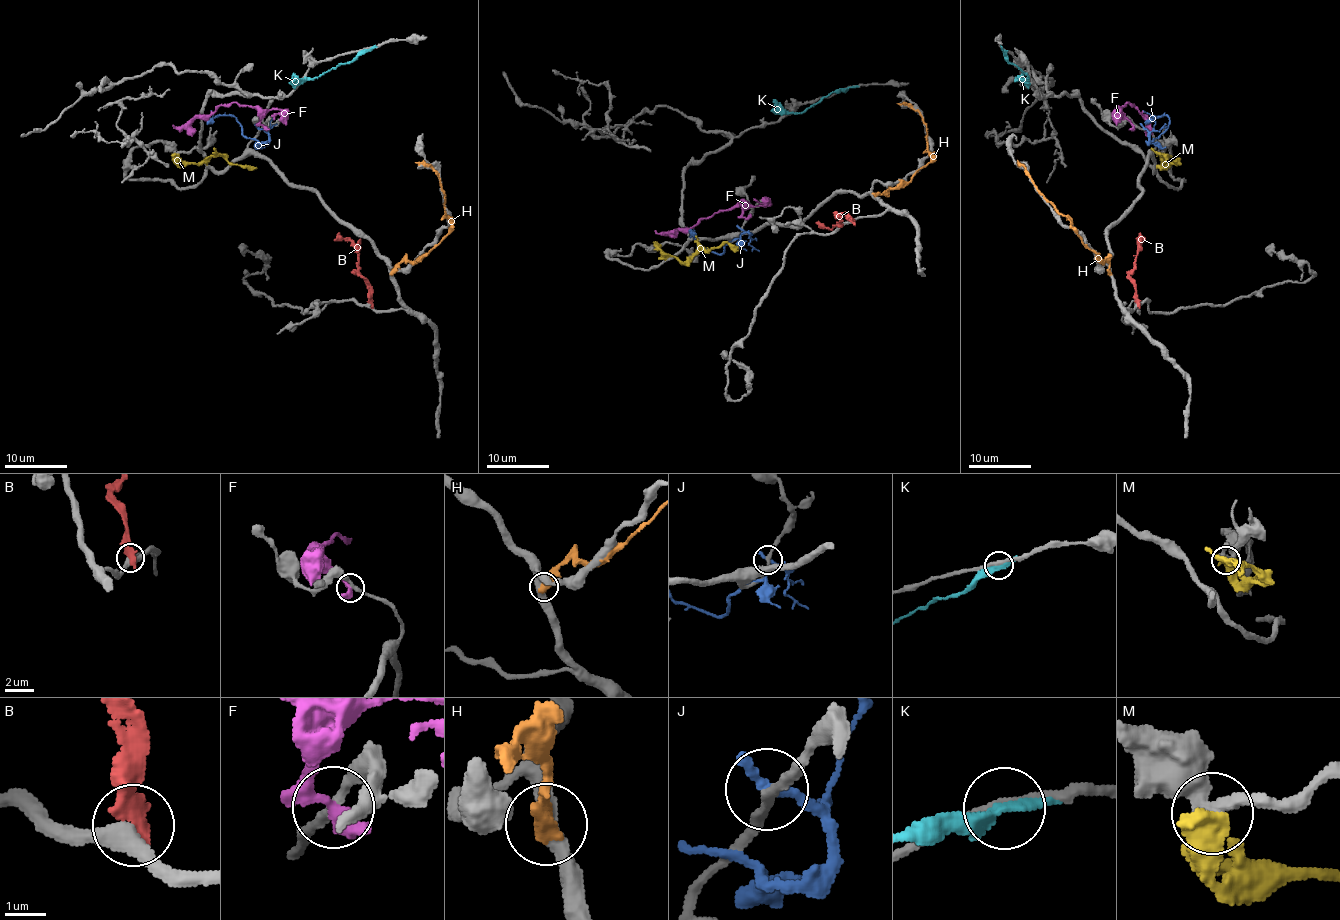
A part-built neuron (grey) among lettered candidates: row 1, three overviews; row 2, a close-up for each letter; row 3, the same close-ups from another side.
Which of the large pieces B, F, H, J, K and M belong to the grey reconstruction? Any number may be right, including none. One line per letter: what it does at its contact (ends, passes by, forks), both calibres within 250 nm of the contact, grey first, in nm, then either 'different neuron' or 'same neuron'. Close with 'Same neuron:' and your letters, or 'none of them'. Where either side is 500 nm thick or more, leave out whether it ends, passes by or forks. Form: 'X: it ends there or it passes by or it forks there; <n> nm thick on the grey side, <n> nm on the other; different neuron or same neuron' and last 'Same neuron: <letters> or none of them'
B: it ends there; 400 nm thick on the grey side, 440 nm on the other; different neuron
F: it passes by; 240 nm thick on the grey side, 320 nm on the other; different neuron
H: 440 nm thick on the grey side, 500 nm on the other; different neuron
J: it ends there; 240 nm thick on the grey side, 300 nm on the other; different neuron
K: it passes by; 240 nm thick on the grey side, 320 nm on the other; different neuron
M: 320 nm thick on the grey side, 600 nm on the other; different neuron
Same neuron: none of them

